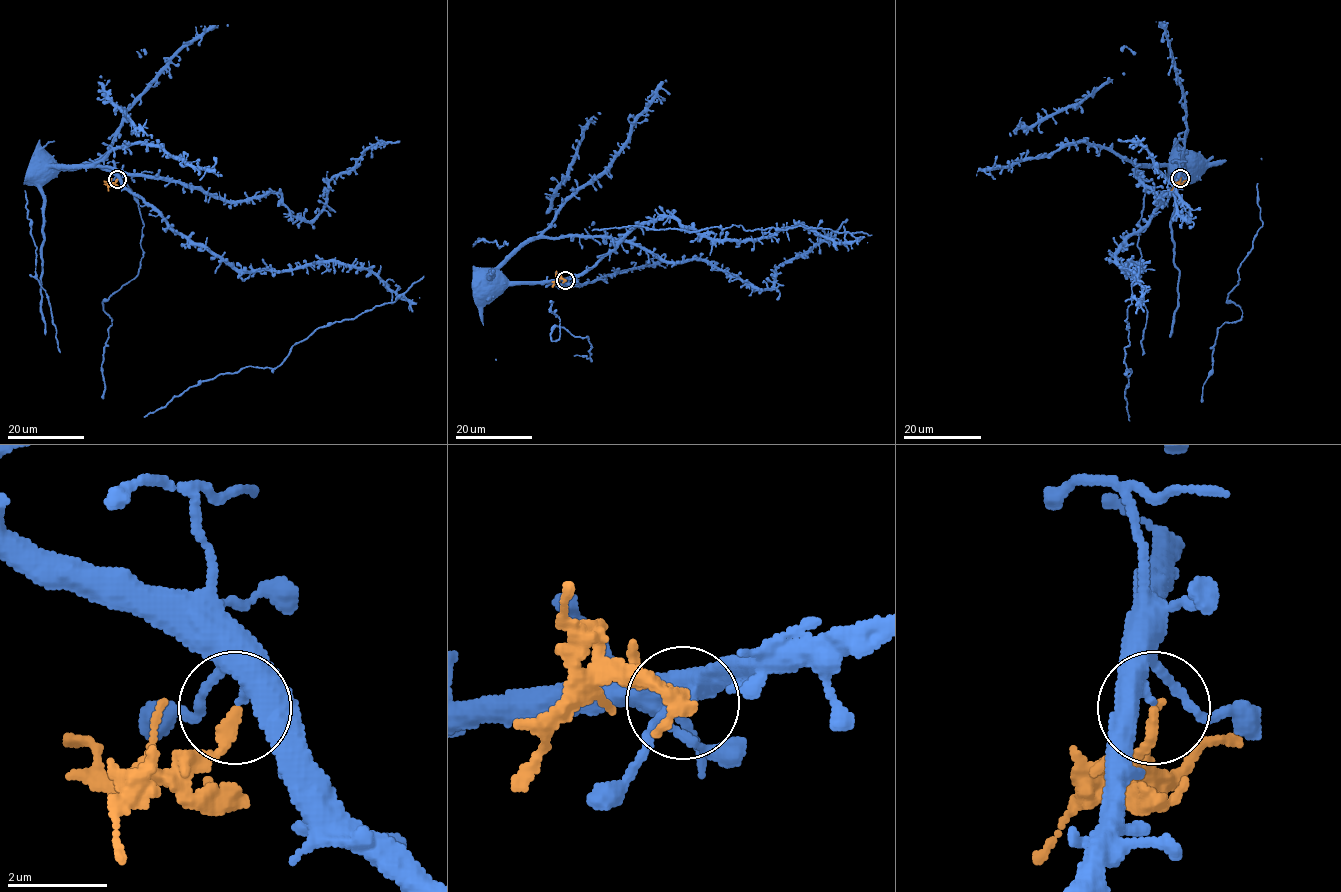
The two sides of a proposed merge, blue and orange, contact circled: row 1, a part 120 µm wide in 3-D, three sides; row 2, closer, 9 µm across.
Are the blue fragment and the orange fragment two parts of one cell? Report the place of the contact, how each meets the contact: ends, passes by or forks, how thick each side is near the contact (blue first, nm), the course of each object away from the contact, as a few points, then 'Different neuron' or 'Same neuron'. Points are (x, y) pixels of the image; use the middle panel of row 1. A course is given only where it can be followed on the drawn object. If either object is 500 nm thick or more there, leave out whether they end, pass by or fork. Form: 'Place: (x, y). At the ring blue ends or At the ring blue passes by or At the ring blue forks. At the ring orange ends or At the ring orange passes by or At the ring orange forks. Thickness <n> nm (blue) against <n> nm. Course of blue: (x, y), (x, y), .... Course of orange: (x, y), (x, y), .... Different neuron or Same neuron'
Place: (565, 280). At the ring blue passes by. At the ring orange ends. Thickness 320 nm (blue) against 240 nm. Course of blue: (564, 280), (500, 282), (489, 286). Course of orange: (564, 280), (558, 279), (552, 287). Different neuron

